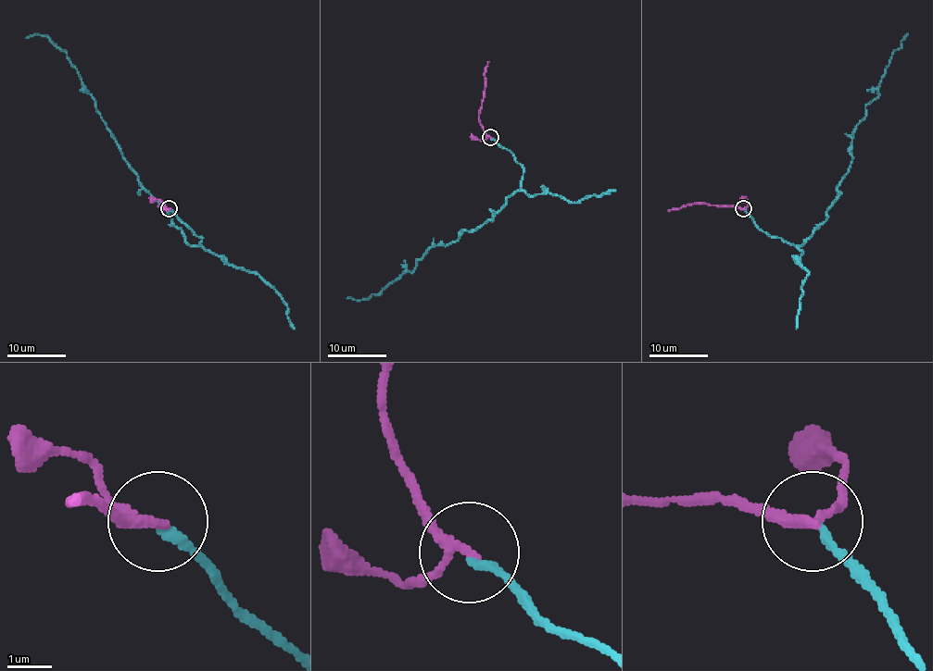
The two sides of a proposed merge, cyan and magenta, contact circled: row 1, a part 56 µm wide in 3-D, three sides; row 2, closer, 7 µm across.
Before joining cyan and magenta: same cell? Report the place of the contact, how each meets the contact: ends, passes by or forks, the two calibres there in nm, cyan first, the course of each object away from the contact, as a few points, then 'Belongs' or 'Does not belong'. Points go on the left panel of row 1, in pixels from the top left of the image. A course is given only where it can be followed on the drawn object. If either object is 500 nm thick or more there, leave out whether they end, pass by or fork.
Place: (169, 208). At the ring cyan ends. At the ring magenta passes by. Thickness 190 nm (cyan) against 200 nm. Course of cyan: (170, 208), (202, 238), (199, 245), (190, 245), (165, 208), (143, 186), (67, 54), (45, 36), (25, 38). Course of magenta: (170, 208), (157, 206), (163, 204), (163, 208), (168, 209). Belongs

